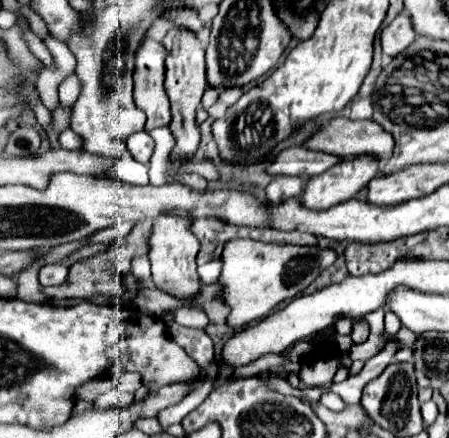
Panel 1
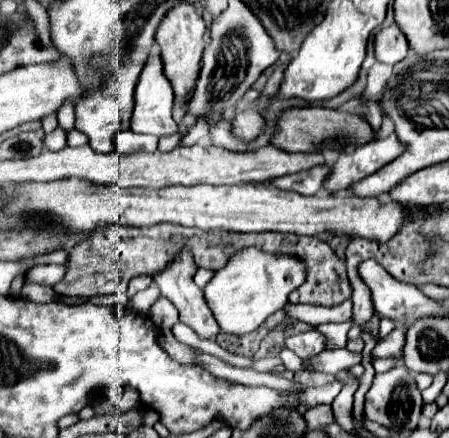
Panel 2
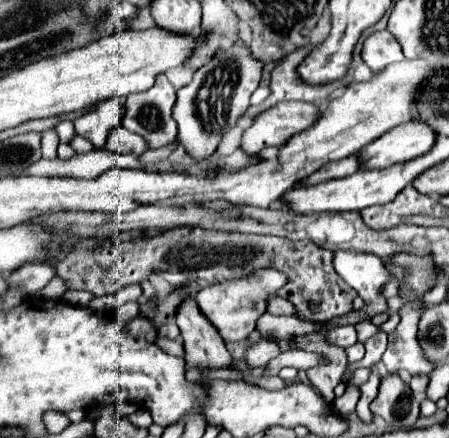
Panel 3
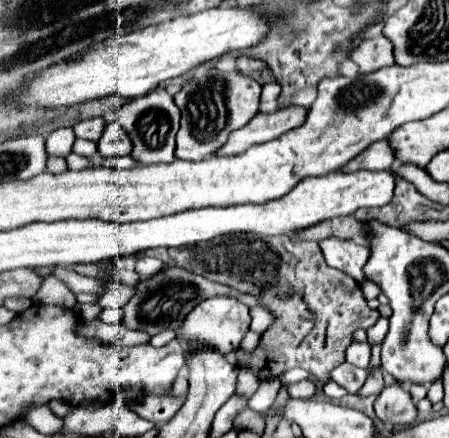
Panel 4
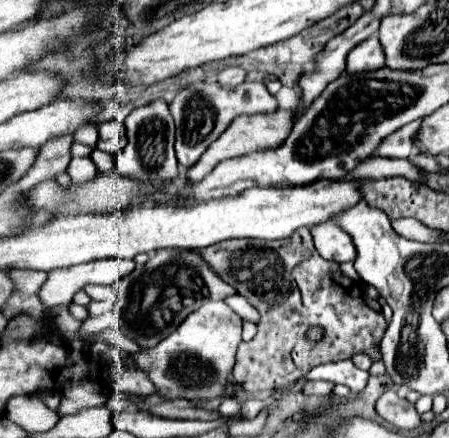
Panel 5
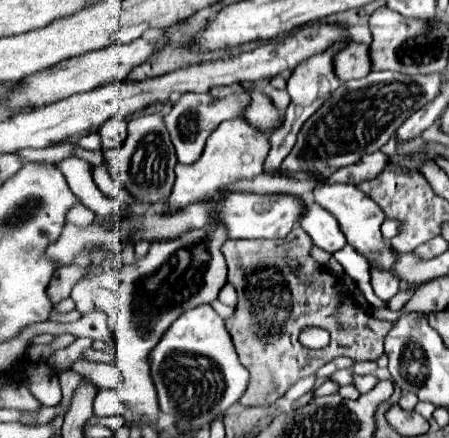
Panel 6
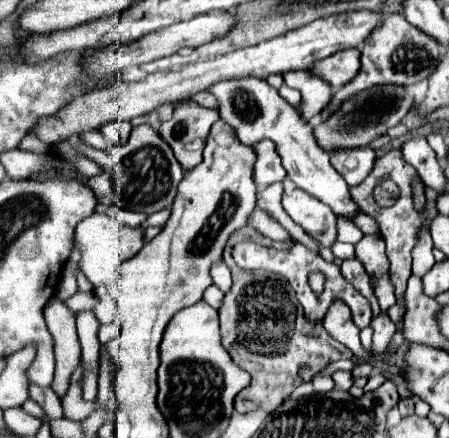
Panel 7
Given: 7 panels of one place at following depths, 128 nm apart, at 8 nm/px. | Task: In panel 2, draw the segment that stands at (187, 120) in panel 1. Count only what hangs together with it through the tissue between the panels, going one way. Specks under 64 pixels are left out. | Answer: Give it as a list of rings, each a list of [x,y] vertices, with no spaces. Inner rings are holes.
[[[178,4],[176,8],[172,8],[172,12],[168,12],[168,16],[164,16],[164,20],[160,22],[158,30],[156,30],[156,44],[160,46],[160,56],[164,62],[164,72],[168,76],[168,80],[172,82],[174,94],[180,102],[184,102],[198,78],[198,70],[200,70],[200,56],[202,56],[202,38],[206,32],[206,24],[202,20],[202,16],[196,12],[194,4]]]

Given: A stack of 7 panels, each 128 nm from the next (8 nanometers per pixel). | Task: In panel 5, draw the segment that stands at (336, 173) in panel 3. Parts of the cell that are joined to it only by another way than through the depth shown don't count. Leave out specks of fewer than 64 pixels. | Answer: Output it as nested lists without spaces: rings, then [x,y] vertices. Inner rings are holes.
[[[422,118],[414,120],[412,124],[406,124],[404,128],[392,132],[382,144],[380,148],[374,152],[376,156],[386,156],[386,158],[408,158],[414,150],[414,136],[420,130]]]

